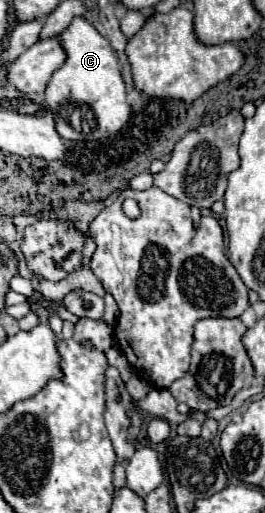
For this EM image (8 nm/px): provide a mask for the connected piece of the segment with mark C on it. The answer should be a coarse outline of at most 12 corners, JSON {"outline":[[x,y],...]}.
{"outline":[[83,16],[59,34],[45,88],[65,140],[131,116],[115,50]]}

